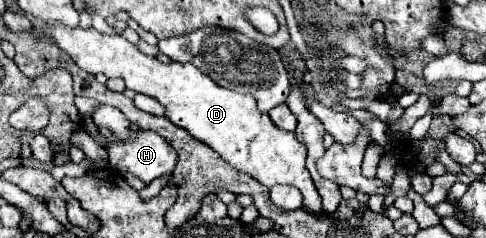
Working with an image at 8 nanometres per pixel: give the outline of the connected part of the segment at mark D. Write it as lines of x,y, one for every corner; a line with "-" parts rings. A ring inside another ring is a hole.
45,24
41,32
55,44
65,50
79,68
91,74
105,74
107,78
123,78
127,88
157,98
165,108
165,116
175,124
185,128
193,138
211,146
223,160
235,166
239,172
249,174
263,186
289,184
301,190
303,208
313,214
323,214
321,198
311,182
311,174
305,166
307,150
295,138
293,132
279,130
269,114
259,112
257,100
251,94
239,94
227,90
205,76
193,64
169,62
163,64
155,56
143,54
135,44
127,42
119,34
101,34
93,26
91,28
71,28
65,24

